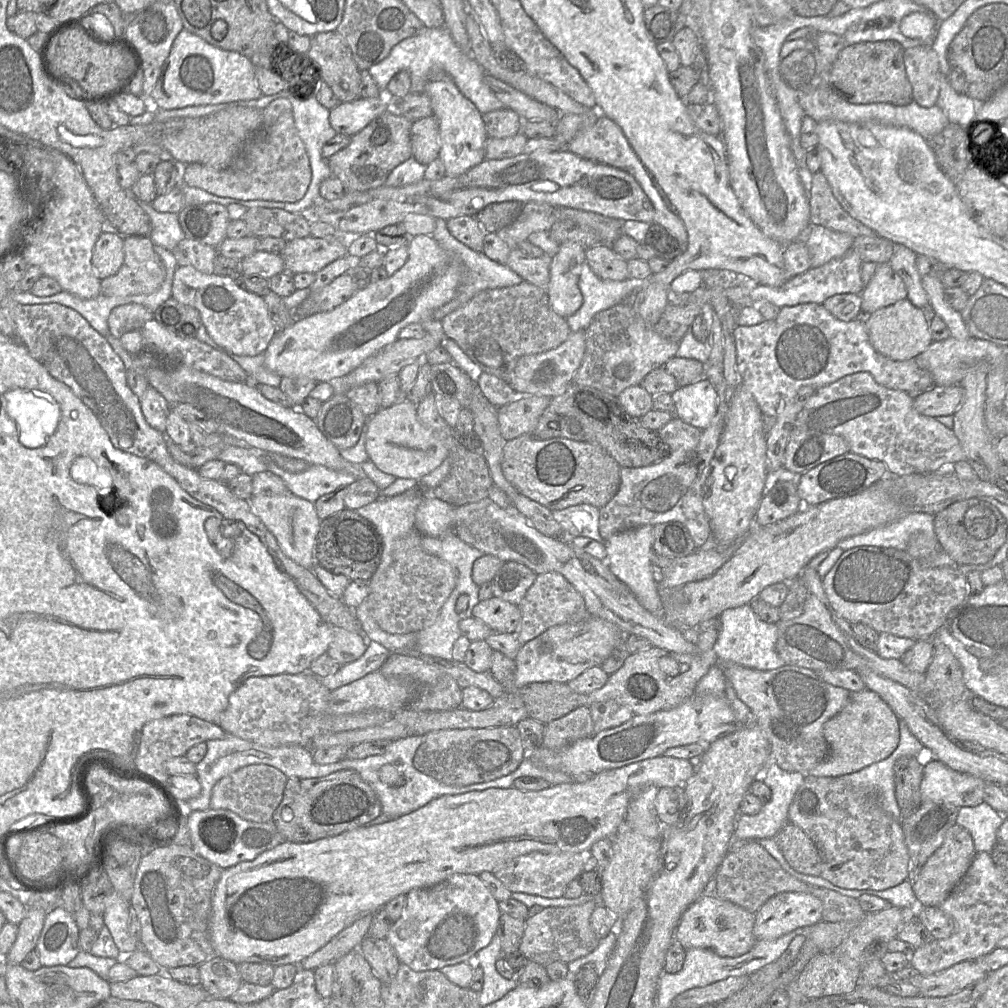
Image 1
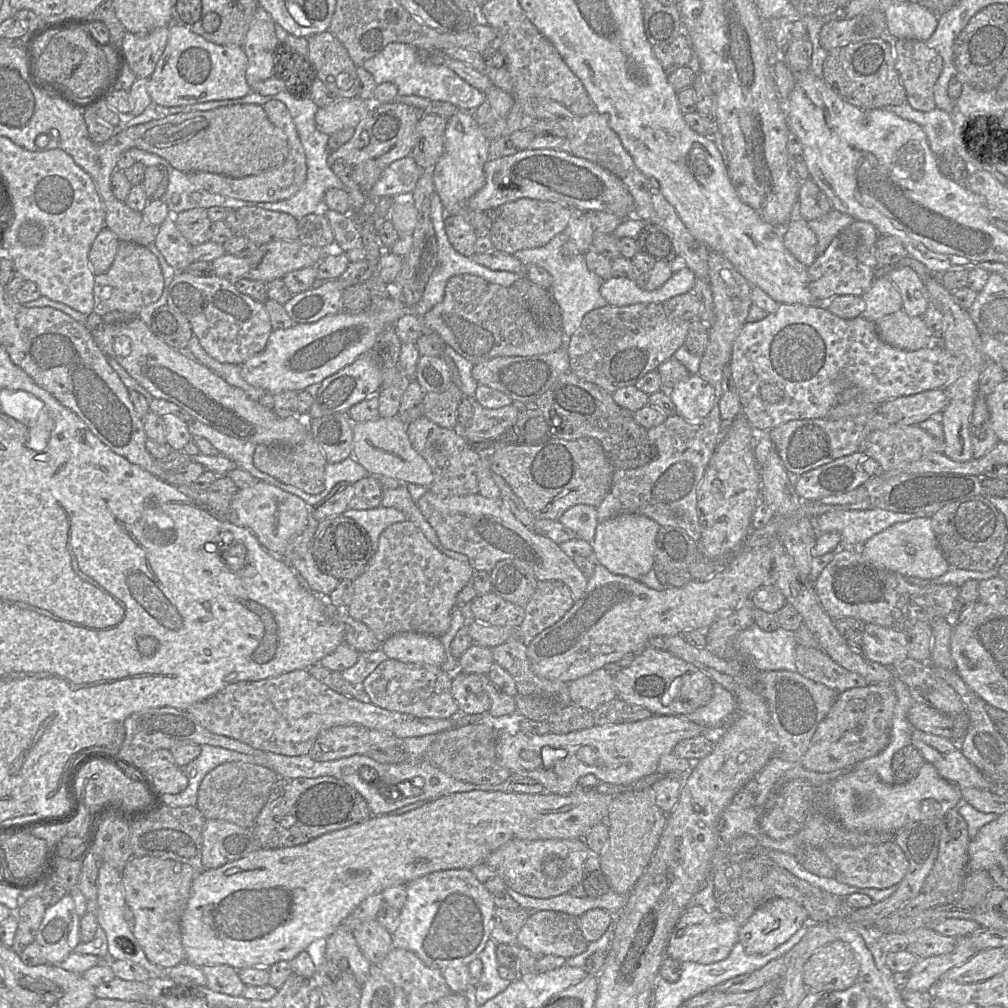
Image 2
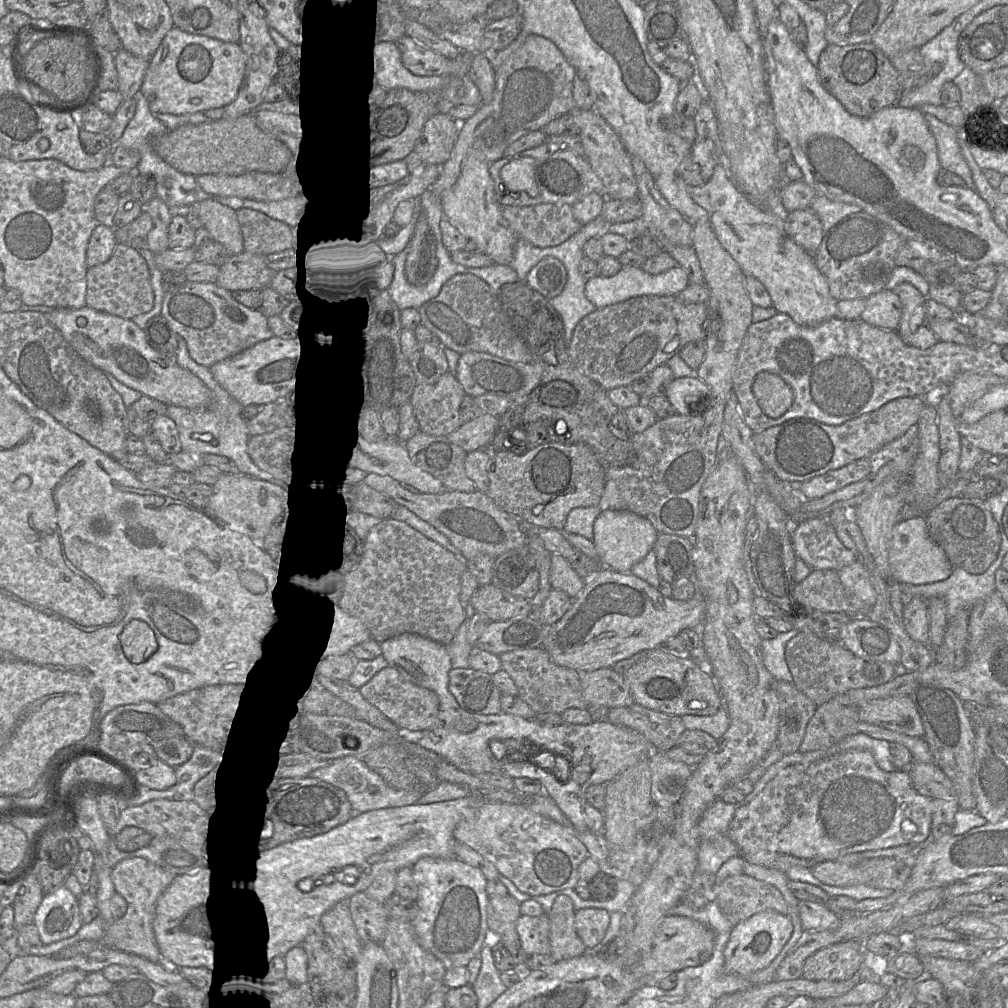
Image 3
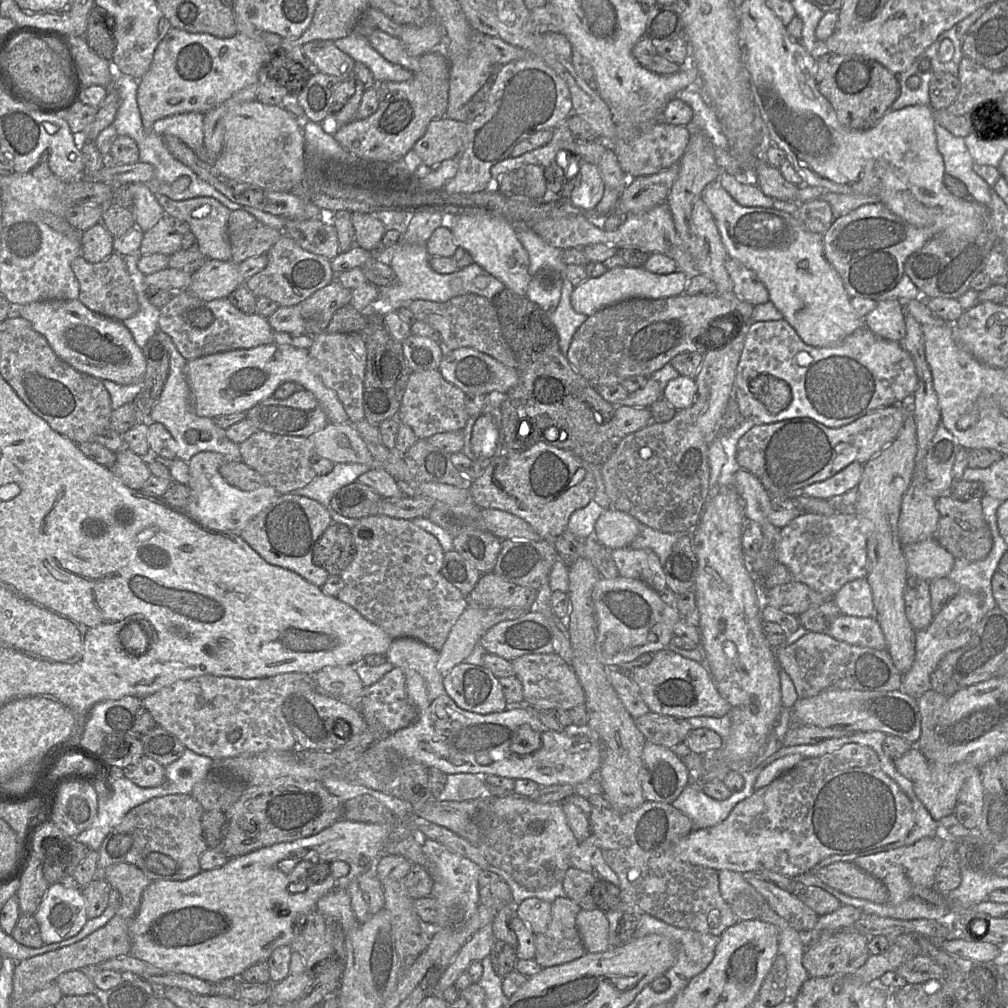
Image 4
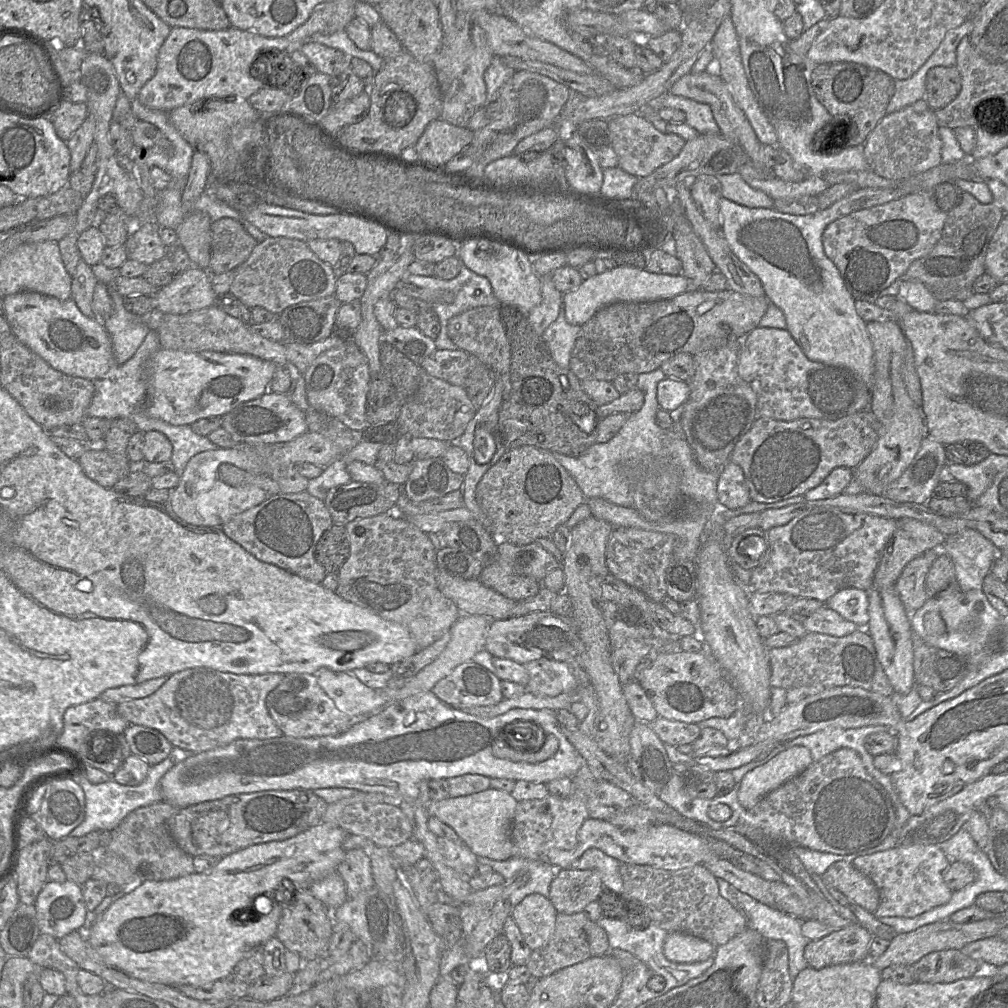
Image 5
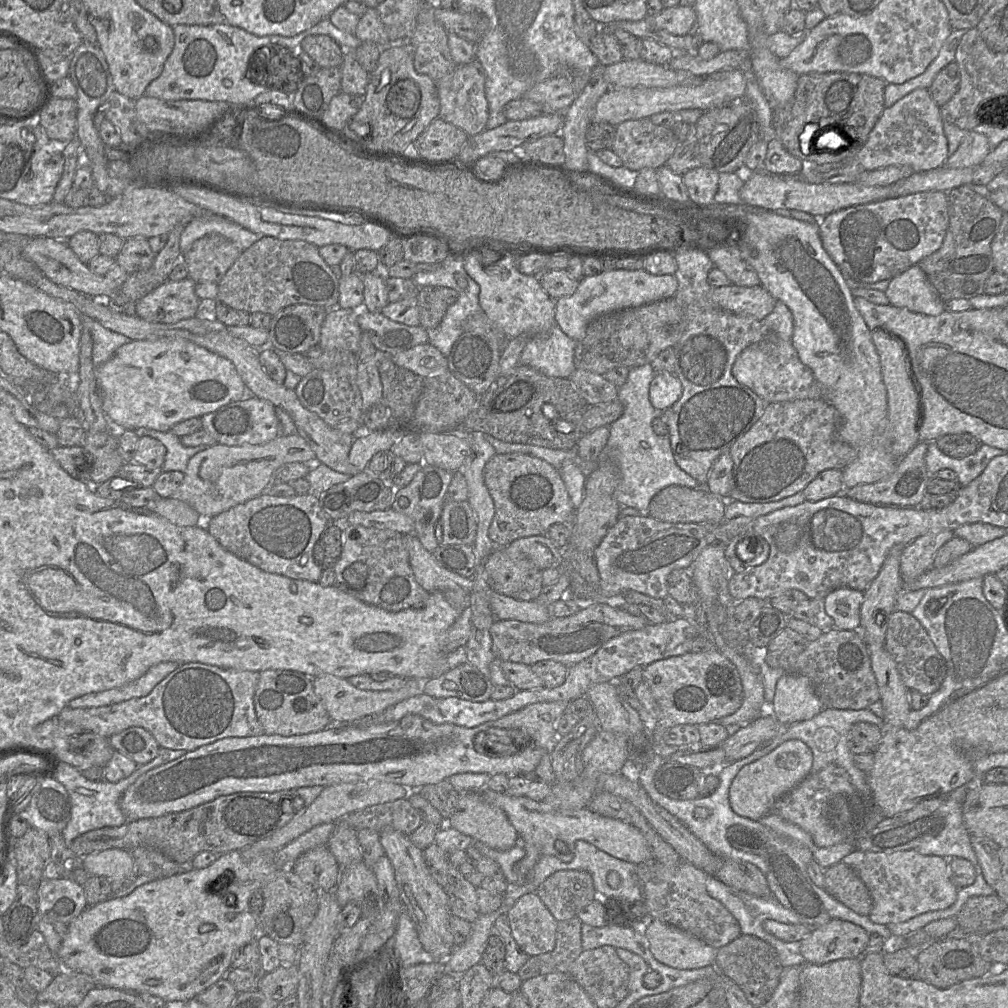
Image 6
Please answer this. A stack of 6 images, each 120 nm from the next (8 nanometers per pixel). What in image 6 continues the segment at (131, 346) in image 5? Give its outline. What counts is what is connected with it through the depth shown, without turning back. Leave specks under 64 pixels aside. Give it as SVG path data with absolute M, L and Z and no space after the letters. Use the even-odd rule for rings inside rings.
M90 322L93 340L92 360L96 367L107 362L118 348L132 341L130 338L103 327L99 322Z

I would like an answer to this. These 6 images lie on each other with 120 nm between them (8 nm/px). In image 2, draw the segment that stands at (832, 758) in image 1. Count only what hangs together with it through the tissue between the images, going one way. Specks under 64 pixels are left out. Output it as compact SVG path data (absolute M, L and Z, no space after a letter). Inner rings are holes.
M868 684L838 693L829 713L818 724L800 764L807 770L829 773L877 755L889 743L895 704L892 685Z

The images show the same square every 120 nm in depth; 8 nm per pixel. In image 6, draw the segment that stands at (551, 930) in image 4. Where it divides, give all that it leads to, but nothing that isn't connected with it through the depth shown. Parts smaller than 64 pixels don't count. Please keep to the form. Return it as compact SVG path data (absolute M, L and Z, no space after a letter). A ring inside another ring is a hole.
M579 917L560 921L556 932L556 947L553 951L531 956L517 972L524 982L536 976L550 973L567 973L574 961L583 952Z

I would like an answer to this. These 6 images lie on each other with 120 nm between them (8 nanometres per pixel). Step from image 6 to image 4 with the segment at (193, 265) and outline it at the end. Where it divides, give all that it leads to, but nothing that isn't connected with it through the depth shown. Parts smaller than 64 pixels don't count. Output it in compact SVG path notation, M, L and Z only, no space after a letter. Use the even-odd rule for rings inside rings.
M244 210L230 213L227 233L231 245L230 261L235 264L266 254L283 234Z

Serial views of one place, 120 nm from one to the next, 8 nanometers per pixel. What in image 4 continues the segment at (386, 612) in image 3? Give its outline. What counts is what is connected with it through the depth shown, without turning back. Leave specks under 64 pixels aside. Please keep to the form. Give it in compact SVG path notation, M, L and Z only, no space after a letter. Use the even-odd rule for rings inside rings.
M381 514L360 518L351 531L355 556L339 575L343 580L343 588L336 598L381 627L392 639L414 638L439 652L451 628L469 606L466 597L441 573L445 551L437 538L416 526L411 520Z

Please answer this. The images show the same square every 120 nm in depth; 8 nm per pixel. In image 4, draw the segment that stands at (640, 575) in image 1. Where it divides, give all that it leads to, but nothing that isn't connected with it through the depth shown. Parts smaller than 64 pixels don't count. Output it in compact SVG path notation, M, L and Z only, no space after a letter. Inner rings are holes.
M607 508L596 521L594 538L610 551L629 547L638 536L640 525L633 516Z

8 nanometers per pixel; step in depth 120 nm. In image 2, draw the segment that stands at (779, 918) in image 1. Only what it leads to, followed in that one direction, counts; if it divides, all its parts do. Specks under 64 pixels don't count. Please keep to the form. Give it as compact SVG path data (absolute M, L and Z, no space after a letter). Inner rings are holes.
M775 898L759 906L739 928L738 942L748 954L766 954L808 922L806 909L792 899Z

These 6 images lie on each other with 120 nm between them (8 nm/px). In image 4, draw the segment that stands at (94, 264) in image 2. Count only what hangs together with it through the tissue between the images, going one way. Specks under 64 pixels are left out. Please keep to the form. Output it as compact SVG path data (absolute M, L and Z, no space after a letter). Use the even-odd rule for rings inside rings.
M102 223L81 234L81 256L89 263L99 263L114 253L114 237Z

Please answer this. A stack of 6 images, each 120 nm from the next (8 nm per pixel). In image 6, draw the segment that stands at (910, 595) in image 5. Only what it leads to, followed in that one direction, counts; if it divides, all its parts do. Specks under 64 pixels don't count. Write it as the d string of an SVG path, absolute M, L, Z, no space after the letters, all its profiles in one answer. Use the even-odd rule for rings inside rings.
M943 530L920 536L905 546L900 558L903 582L913 581L932 568L937 552L953 536L954 531Z

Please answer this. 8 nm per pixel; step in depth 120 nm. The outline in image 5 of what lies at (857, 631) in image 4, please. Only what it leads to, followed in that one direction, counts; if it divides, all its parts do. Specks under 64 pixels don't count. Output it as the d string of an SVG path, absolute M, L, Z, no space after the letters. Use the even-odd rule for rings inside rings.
M823 605L801 622L807 632L827 634L835 637L849 635L860 628L845 620L836 611Z

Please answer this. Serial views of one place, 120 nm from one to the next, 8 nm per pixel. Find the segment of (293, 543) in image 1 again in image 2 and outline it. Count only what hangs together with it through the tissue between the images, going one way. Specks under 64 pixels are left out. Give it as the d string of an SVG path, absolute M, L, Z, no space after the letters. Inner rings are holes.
M263 481L238 489L230 502L230 510L236 513L238 523L251 531L267 551L281 558L289 541L312 521L310 508L298 496Z

